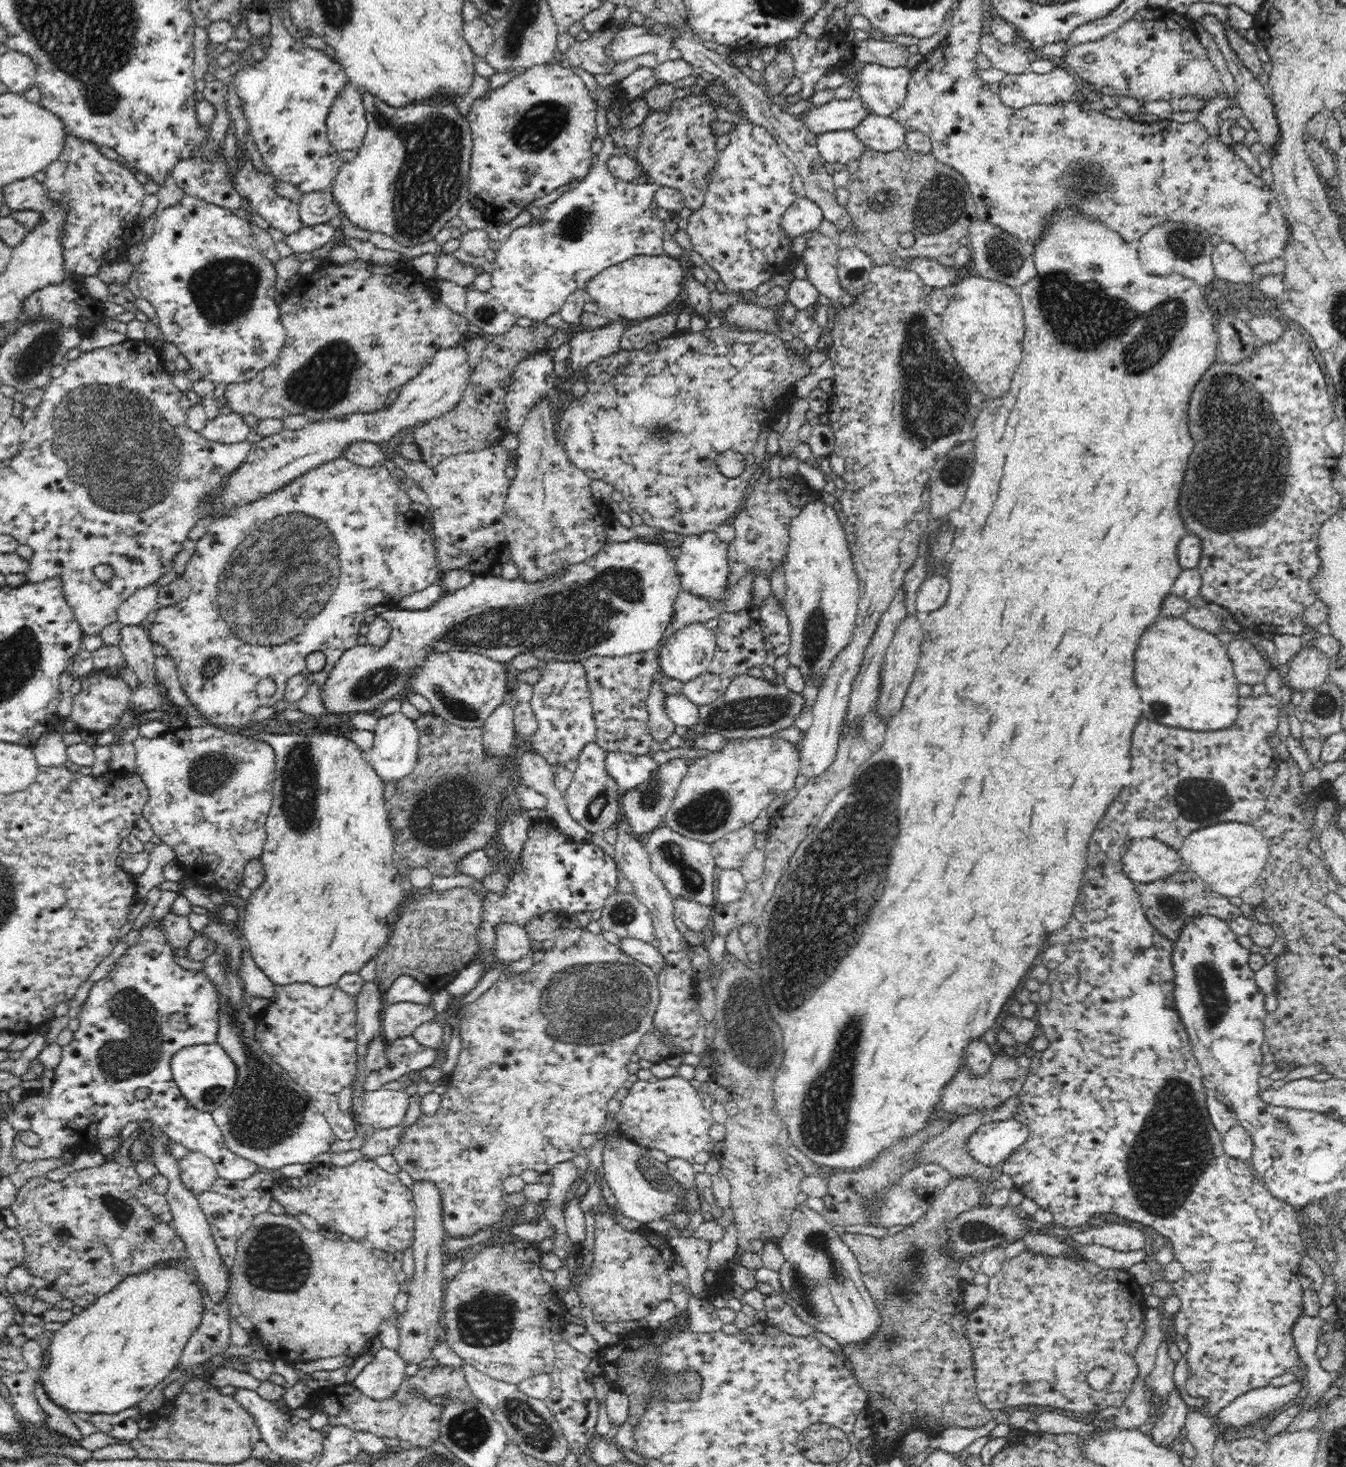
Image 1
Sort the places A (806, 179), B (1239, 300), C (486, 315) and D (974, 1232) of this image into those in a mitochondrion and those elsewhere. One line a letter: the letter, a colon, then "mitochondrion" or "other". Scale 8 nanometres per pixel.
A: other
B: other
C: mitochondrion
D: mitochondrion

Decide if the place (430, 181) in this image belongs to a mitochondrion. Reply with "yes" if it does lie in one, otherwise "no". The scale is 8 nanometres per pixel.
yes

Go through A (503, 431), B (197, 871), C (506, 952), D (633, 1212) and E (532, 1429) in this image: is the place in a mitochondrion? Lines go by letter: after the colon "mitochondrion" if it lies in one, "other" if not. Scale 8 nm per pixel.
A: other
B: other
C: other
D: other
E: mitochondrion

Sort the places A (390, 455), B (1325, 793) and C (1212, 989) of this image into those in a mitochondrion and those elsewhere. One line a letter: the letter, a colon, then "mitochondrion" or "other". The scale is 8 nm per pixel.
A: other
B: other
C: mitochondrion

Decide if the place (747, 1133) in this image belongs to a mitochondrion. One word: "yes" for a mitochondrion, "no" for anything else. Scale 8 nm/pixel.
no

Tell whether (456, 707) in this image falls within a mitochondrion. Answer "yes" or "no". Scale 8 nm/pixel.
yes

